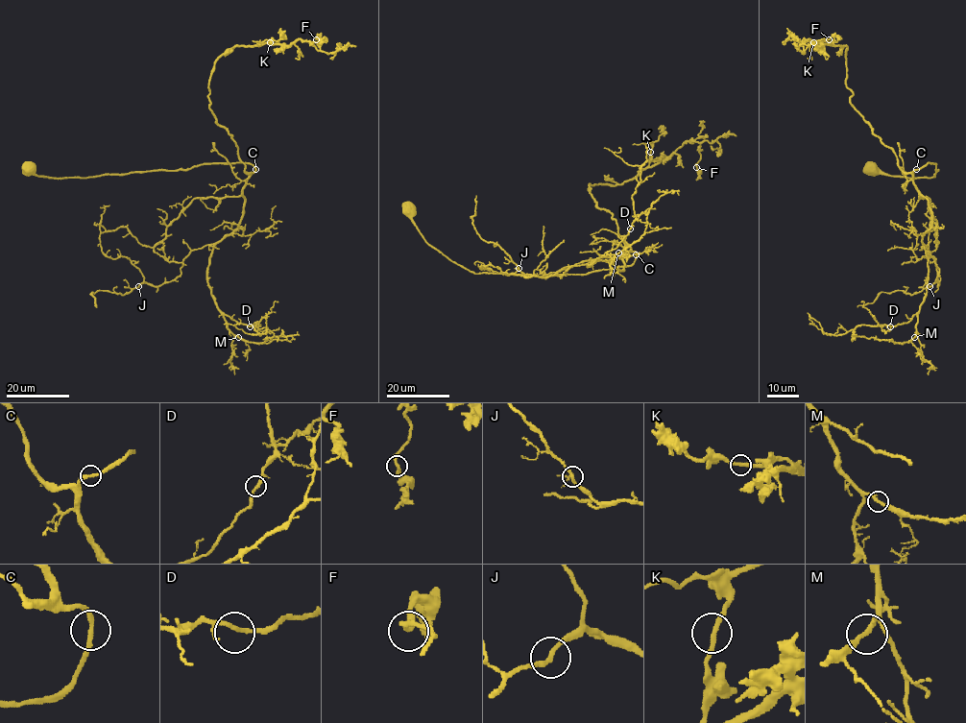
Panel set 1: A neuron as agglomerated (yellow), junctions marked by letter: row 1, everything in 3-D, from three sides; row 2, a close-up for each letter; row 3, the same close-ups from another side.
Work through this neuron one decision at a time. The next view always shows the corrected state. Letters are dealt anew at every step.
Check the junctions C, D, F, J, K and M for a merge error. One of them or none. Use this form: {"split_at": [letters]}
{"split_at": []}

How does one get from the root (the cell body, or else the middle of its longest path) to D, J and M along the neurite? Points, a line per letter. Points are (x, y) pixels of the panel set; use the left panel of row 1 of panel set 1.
D: (28, 168), (87, 178), (251, 163), (242, 220), (214, 246), (207, 275), (216, 306), (250, 326)
J: (28, 168), (87, 178), (212, 163), (254, 168), (238, 227), (193, 250), (174, 279), (138, 286)
M: (28, 168), (87, 178), (251, 163), (242, 220), (214, 246), (207, 275), (238, 337)

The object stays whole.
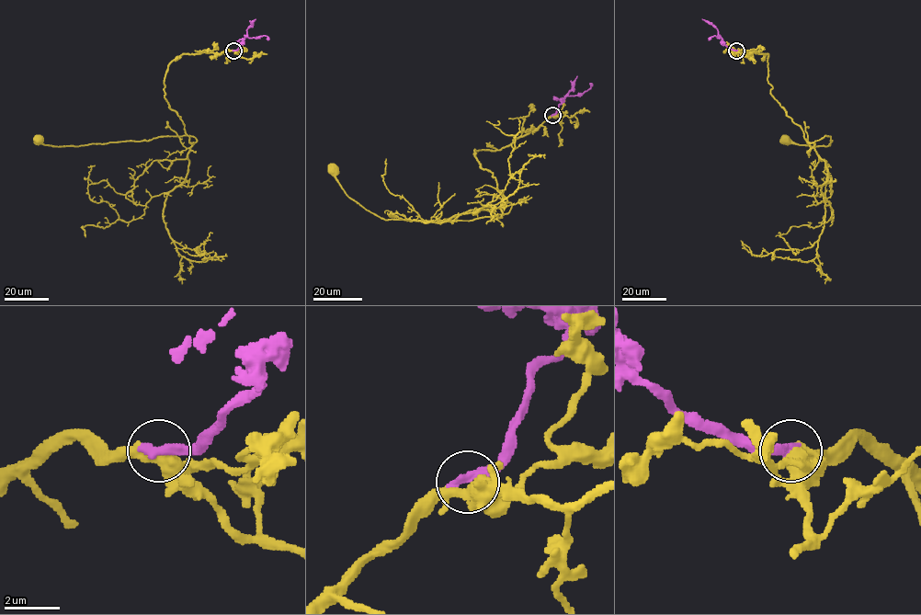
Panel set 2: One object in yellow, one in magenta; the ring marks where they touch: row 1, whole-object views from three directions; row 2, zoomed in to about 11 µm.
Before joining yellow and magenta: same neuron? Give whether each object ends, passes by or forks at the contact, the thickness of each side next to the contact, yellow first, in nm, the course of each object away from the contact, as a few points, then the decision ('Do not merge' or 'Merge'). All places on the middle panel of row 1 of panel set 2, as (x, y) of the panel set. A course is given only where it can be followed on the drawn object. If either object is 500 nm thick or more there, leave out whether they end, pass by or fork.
At the ring yellow passes by. At the ring magenta ends. Thickness 480 nm (yellow) against 400 nm. Course of yellow: (553, 115), (499, 150), (474, 150), (511, 204), (506, 213), (443, 222), (382, 219), (349, 197), (333, 171). Course of magenta: (552, 115), (565, 96), (581, 95), (591, 84). Merge

